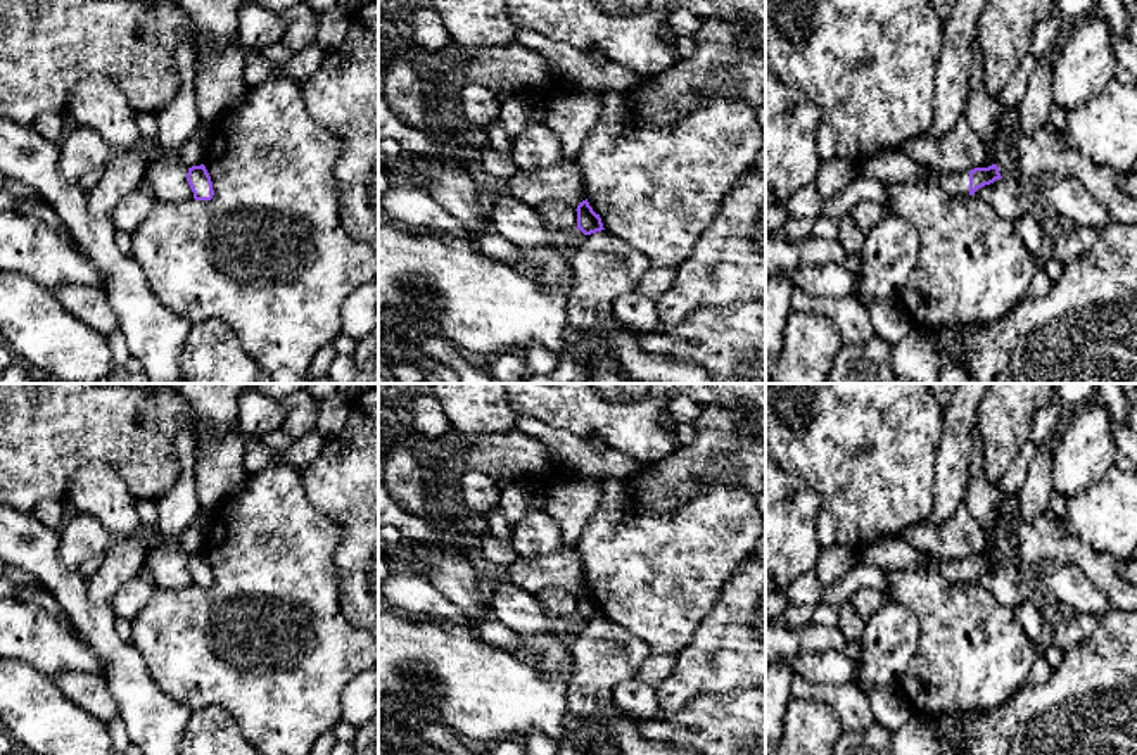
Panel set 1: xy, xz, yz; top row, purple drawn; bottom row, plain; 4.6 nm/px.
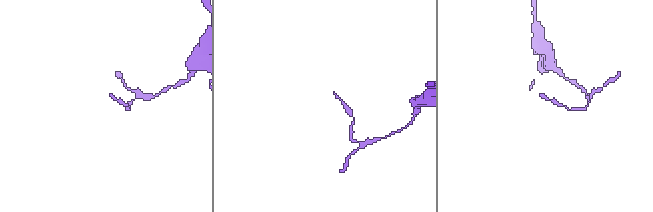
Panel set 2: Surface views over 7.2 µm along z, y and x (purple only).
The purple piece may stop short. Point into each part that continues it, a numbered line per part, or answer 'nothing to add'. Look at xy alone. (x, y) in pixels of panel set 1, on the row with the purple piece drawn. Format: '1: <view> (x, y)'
nothing to add

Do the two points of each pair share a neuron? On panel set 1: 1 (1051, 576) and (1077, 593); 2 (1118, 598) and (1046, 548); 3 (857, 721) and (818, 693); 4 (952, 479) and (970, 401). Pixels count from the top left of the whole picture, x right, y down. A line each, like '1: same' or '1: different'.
1: same
2: same
3: same
4: same

